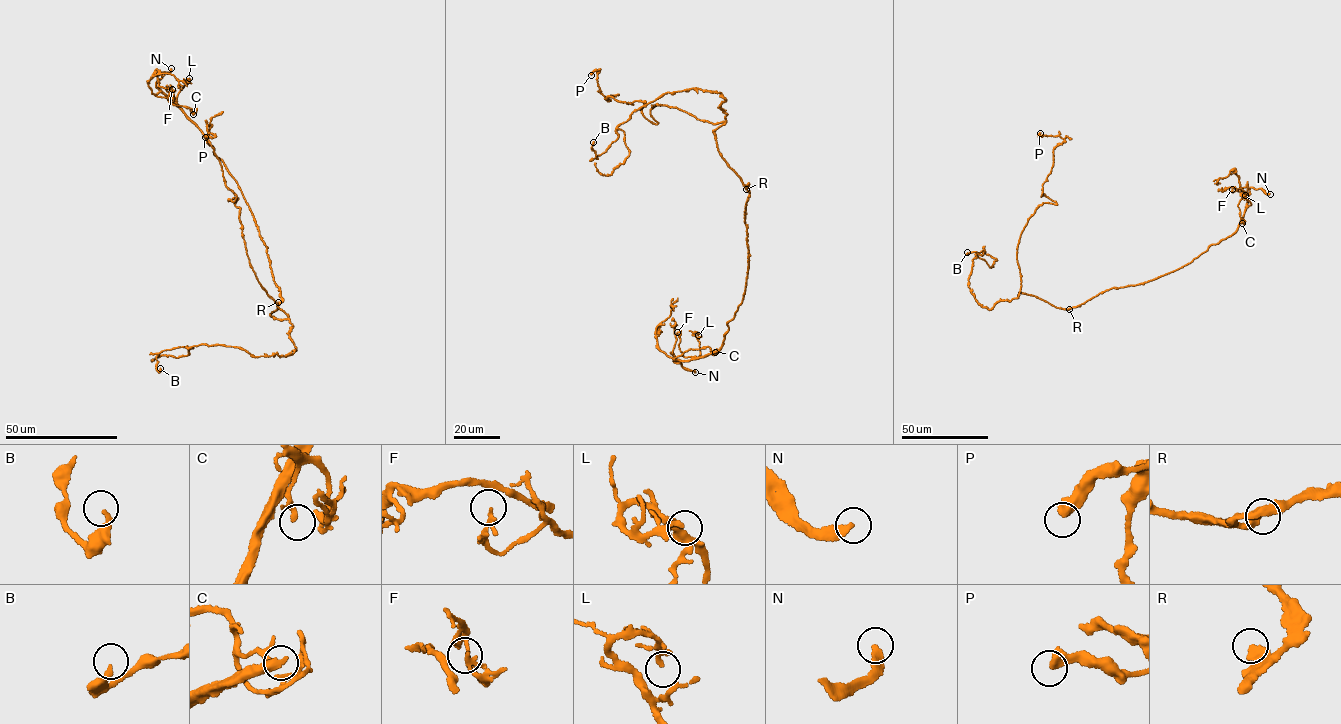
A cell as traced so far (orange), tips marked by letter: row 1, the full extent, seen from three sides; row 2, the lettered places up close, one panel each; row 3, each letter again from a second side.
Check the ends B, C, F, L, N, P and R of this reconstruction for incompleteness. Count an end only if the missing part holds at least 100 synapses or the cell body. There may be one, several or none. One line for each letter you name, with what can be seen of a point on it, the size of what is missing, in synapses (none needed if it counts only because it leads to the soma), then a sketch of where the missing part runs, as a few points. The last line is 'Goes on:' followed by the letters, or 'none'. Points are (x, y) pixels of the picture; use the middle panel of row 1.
N: at (695, 372); missing branch runs (695, 372), (677, 382), (671, 382), (659, 371)
Goes on: N

